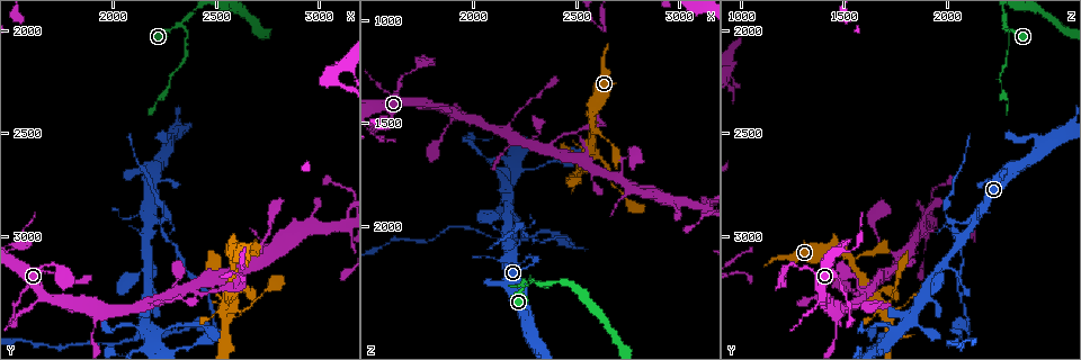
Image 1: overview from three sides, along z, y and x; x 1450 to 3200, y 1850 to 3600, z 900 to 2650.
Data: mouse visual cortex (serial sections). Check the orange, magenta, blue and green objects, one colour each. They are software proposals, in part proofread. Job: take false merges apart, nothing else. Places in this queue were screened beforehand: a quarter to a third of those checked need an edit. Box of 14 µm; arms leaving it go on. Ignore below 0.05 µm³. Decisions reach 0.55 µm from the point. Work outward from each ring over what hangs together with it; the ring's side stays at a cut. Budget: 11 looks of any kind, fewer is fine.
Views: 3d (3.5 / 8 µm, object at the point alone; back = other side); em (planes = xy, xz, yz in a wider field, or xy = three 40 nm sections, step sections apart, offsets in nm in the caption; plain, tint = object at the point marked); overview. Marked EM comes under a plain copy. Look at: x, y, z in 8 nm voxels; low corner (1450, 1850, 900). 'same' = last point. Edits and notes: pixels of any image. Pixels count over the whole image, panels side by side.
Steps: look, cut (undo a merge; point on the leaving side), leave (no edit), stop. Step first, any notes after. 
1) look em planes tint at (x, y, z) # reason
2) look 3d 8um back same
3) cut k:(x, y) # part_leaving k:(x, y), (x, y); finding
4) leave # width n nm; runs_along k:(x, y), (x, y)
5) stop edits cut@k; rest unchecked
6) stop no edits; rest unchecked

look 3d 8um at (2230, 2950, 2020) # sharp bend

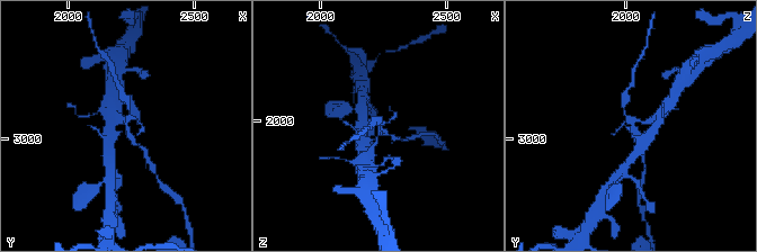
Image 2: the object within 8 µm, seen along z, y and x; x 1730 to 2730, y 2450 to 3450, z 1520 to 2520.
look em xy step 5 tint at (2240, 2930, 2030) # shape alone is not enough

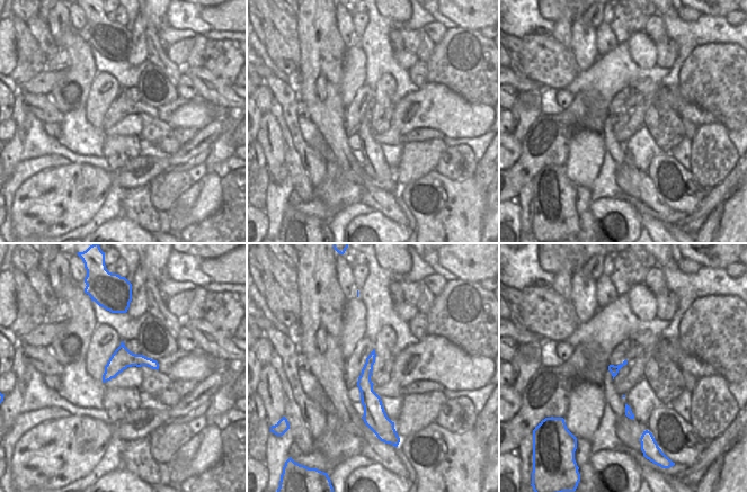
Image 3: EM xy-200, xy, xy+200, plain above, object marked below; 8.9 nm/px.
cut 2:(624, 100) # width 140 nm; part_leaving 2:(126, 122), (130, 136), (147, 156); two cells meet here

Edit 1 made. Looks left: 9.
look 3d 8um back at (2580, 3100, 1530) # three arms meet

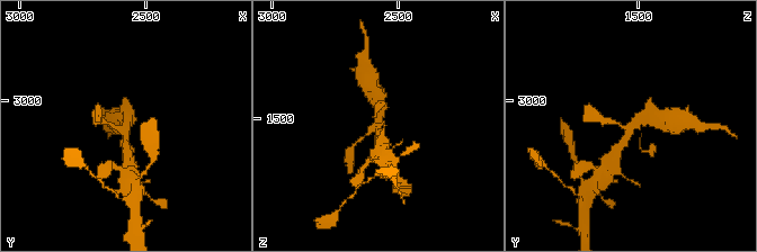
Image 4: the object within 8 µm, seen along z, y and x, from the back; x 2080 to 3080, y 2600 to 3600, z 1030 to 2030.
look 3d 3.5um at (2580, 3120, 1540)

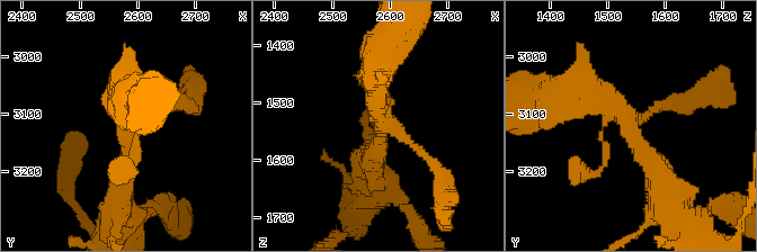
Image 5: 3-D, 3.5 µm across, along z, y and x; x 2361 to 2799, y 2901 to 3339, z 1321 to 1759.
look em xy step 5 tint at (2585, 3110, 1535)

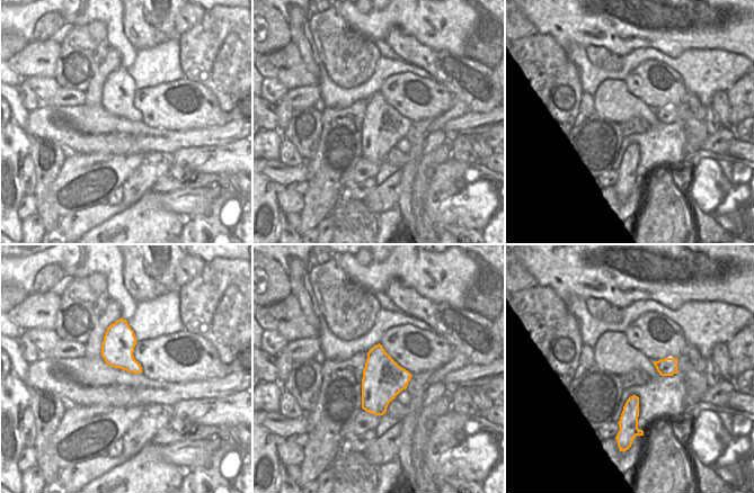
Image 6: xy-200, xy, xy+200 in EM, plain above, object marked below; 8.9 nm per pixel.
leave # width 360 nm; runs_along 5:(568, 90), (621, 111), (664, 187); all the same cell

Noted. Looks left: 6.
look 3d 3.5um at (2520, 3350, 1690) # four arms meet

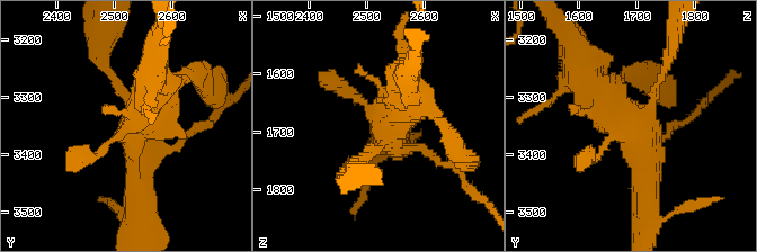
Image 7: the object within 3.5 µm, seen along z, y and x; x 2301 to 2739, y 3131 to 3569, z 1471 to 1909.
look em planes tint at (2530, 3355, 1695)

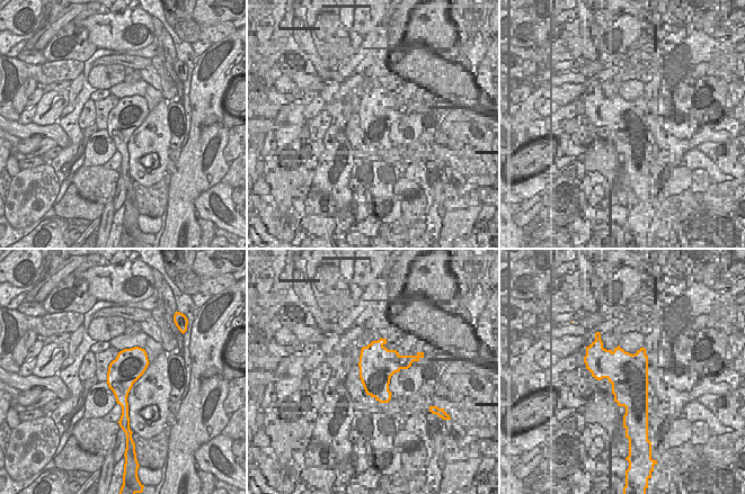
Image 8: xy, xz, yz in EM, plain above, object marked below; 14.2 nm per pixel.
look em xy step 5 tint same

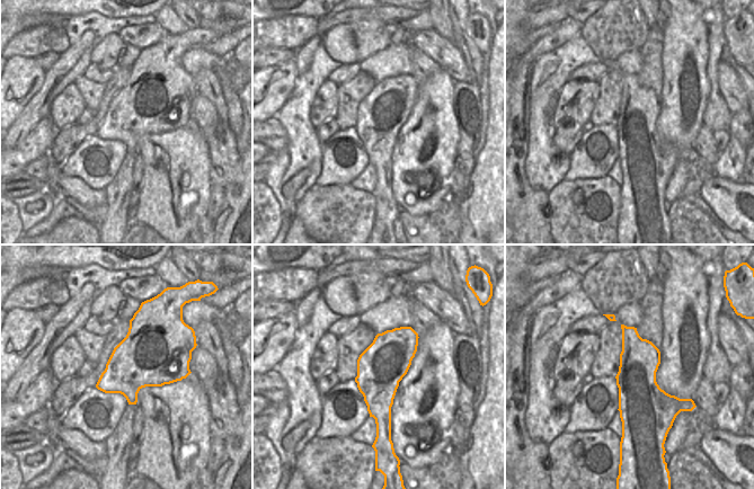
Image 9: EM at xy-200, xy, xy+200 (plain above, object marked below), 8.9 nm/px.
leave # runs_along 7:(580, 75), (647, 144), (647, 200); all the same cell

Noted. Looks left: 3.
look 3d 3.5um at (1920, 3360, 1450)

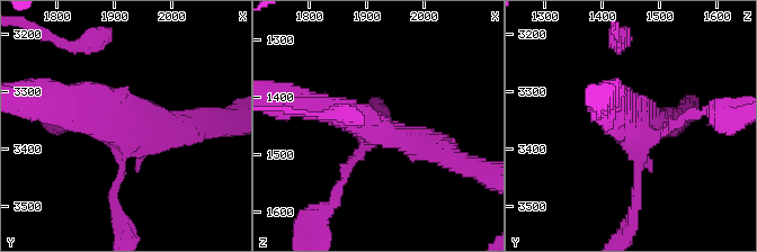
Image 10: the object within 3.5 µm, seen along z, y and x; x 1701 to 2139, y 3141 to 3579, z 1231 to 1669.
look em xy step 1 tint at (1915, 3350, 1455) # shape alone is not enough

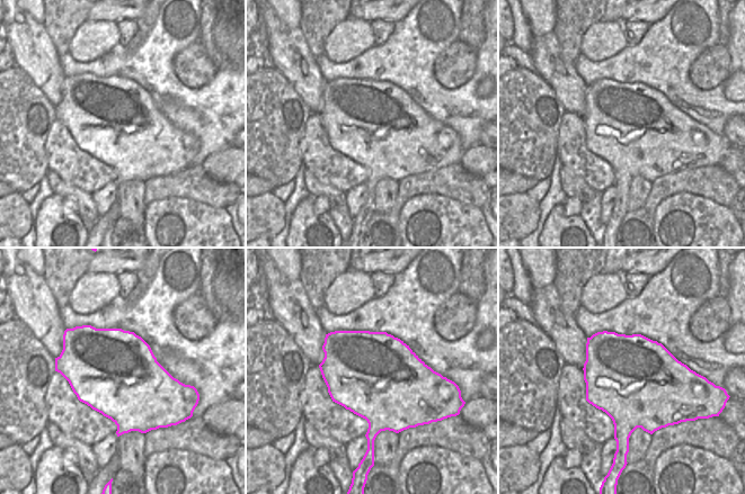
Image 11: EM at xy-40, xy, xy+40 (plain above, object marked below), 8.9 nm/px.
leave # runs_along 10:(310, 107), (344, 113), (444, 153); continuous, no second cell

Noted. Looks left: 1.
stop edits cut@2; rest unchecked

